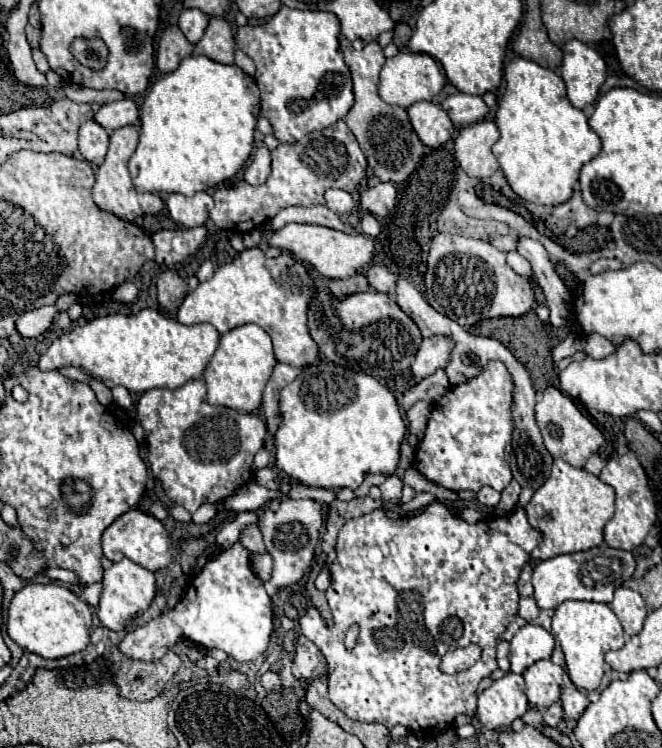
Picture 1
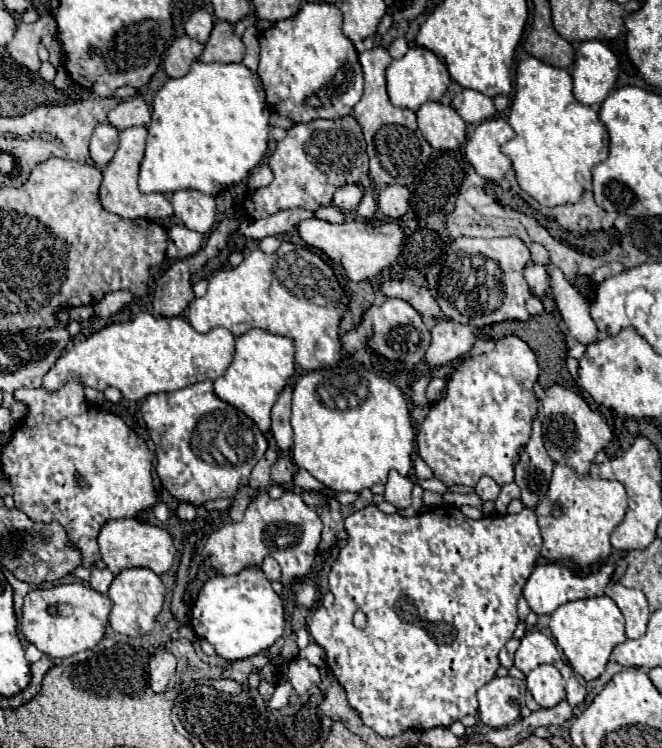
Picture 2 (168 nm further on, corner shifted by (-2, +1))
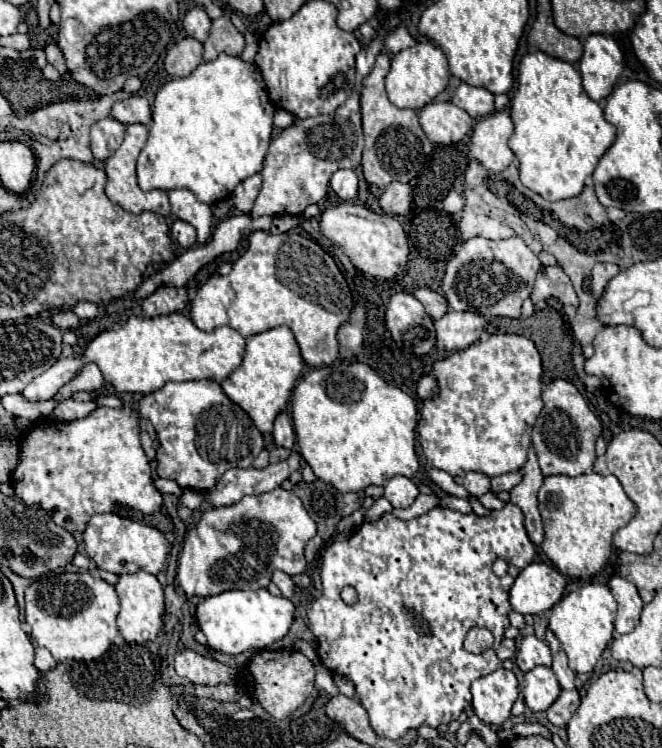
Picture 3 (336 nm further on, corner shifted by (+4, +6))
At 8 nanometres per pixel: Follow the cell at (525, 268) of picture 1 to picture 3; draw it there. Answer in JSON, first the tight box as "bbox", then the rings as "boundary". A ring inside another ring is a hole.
{"bbox":[532,266,578,306],"boundary":[[[544,266],[534,282],[534,290],[532,290],[532,302],[540,302],[546,298],[558,298],[562,304],[572,304],[578,306],[578,296],[572,288],[570,278],[562,272],[562,268],[558,266]]]}

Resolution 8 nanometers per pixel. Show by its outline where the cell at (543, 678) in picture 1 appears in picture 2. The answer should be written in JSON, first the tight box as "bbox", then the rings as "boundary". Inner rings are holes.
{"bbox":[526,665,566,709],"boundary":[[[540,665],[534,671],[530,671],[526,677],[526,685],[534,701],[542,709],[550,709],[558,705],[562,699],[566,699],[564,679],[554,665]]]}

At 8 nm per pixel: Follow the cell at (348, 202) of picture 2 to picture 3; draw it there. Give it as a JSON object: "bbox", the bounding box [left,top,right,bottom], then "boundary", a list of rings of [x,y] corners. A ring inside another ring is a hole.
{"bbox":[330,170,358,202],"boundary":[[[338,170],[330,180],[332,190],[344,202],[352,202],[358,194],[358,176],[354,170]]]}

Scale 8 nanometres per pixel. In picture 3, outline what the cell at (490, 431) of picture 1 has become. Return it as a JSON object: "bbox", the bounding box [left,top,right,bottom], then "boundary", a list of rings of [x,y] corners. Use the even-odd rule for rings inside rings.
{"bbox":[418,334,542,476],"boundary":[[[496,334],[488,340],[478,340],[466,350],[434,362],[434,376],[438,380],[440,394],[434,400],[426,400],[420,410],[418,440],[426,464],[440,468],[452,476],[464,476],[466,472],[482,472],[486,476],[502,476],[520,470],[526,462],[530,446],[532,426],[542,410],[542,364],[534,342],[526,336]]]}

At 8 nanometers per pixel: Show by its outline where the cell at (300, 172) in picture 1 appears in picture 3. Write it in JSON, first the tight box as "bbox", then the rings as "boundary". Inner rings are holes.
{"bbox":[250,12,410,216],"boundary":[[[398,12],[398,14],[388,16],[384,20],[384,32],[378,34],[368,46],[364,46],[360,50],[360,54],[356,56],[354,94],[334,114],[296,120],[290,128],[284,128],[276,140],[272,140],[268,154],[264,158],[262,188],[258,192],[254,208],[250,212],[252,216],[262,216],[262,214],[298,216],[304,212],[306,206],[316,204],[326,196],[330,176],[336,170],[342,170],[342,168],[358,170],[360,168],[360,158],[362,158],[362,148],[364,148],[362,122],[360,122],[360,100],[358,100],[360,82],[372,70],[376,54],[384,52],[384,40],[386,40],[388,32],[392,32],[400,24],[404,24],[408,16],[410,16],[410,12]]]}

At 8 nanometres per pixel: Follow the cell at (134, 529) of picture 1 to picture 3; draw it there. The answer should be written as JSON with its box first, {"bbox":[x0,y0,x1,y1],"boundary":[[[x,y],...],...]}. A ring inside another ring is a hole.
{"bbox":[84,514,168,574],"boundary":[[[94,514],[84,532],[84,544],[90,560],[98,568],[114,574],[132,574],[138,570],[158,574],[168,556],[168,540],[158,528],[120,518],[118,514]]]}

